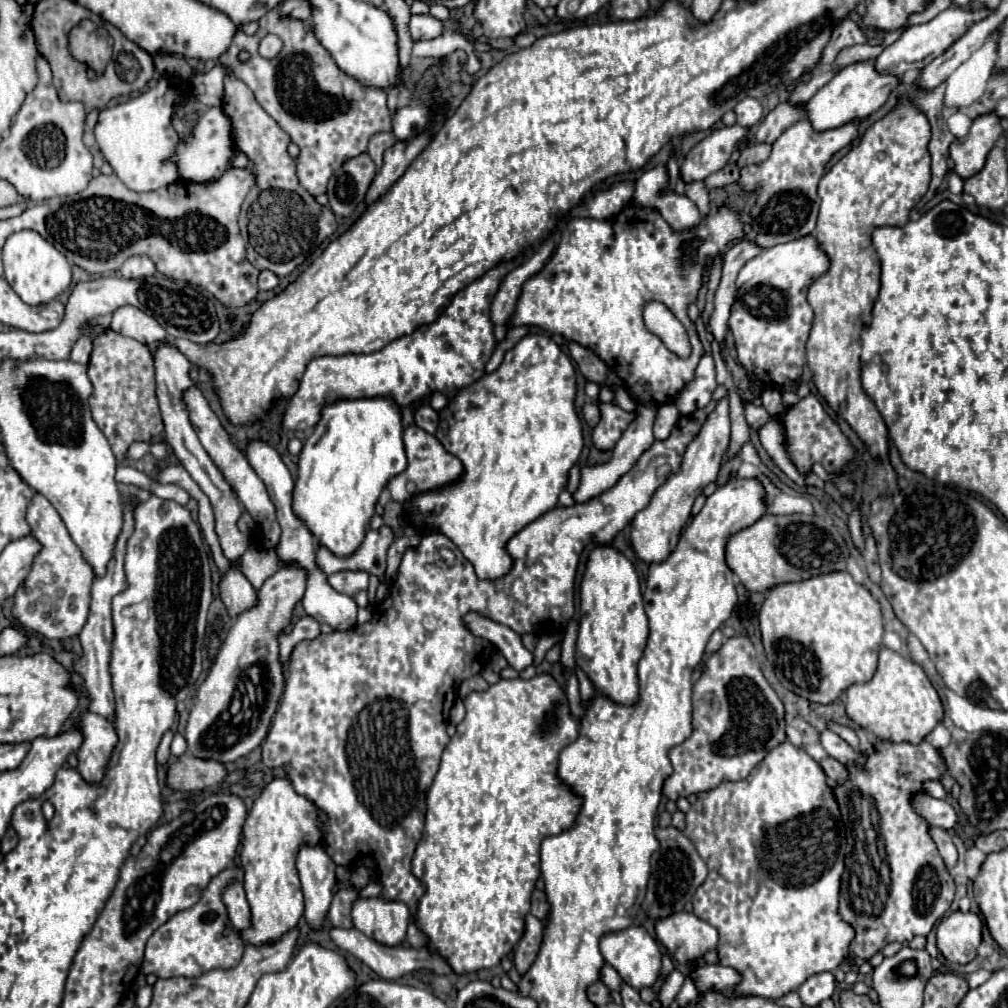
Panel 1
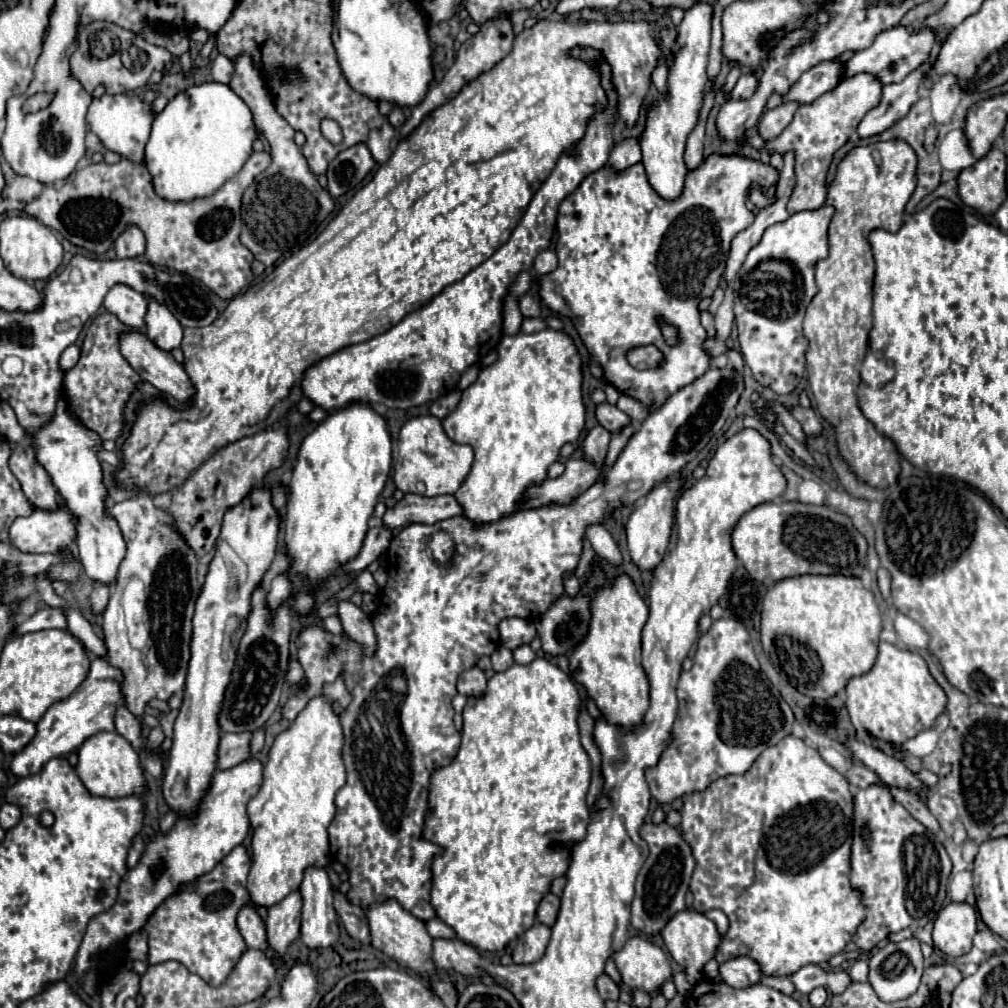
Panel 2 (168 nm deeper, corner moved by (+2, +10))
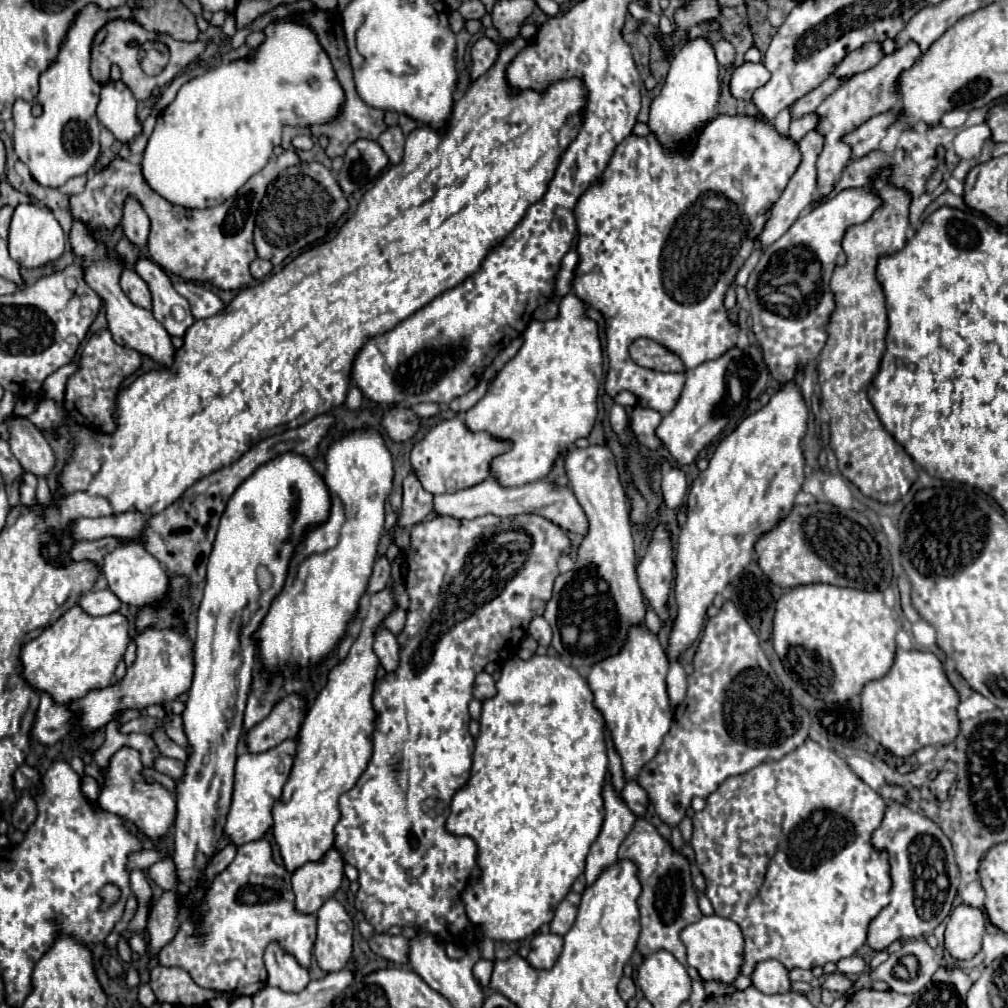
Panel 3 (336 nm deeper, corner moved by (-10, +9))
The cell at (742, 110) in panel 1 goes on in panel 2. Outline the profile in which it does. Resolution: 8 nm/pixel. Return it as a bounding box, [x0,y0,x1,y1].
[731,73,757,99]

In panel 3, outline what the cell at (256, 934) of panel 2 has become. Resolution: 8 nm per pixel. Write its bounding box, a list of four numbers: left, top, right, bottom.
[265,942,309,992]

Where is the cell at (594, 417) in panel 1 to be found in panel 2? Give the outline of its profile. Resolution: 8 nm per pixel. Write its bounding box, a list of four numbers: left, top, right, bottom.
[595,403,631,433]

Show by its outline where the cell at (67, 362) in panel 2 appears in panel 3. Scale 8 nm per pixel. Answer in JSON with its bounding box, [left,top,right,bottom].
[43,362,77,404]

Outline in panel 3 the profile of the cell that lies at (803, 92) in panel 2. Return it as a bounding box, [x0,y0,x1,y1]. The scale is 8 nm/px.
[835,42,883,78]

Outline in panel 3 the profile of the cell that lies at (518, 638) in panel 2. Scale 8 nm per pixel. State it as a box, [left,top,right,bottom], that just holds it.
[529,616,551,646]

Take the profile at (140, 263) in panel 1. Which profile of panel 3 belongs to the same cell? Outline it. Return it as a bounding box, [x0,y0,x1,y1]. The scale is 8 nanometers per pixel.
[121,198,149,248]

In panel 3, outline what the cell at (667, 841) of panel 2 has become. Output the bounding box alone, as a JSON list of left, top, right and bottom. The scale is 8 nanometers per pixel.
[619,818,703,984]

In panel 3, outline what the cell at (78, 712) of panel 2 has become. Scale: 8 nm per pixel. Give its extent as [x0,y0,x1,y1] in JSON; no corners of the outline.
[71,626,193,732]

